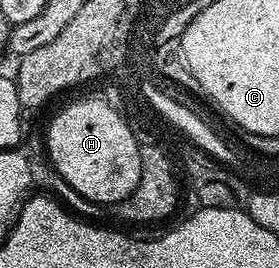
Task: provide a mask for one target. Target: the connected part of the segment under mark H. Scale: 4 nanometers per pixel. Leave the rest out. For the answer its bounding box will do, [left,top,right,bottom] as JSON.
[45,102,141,204]

